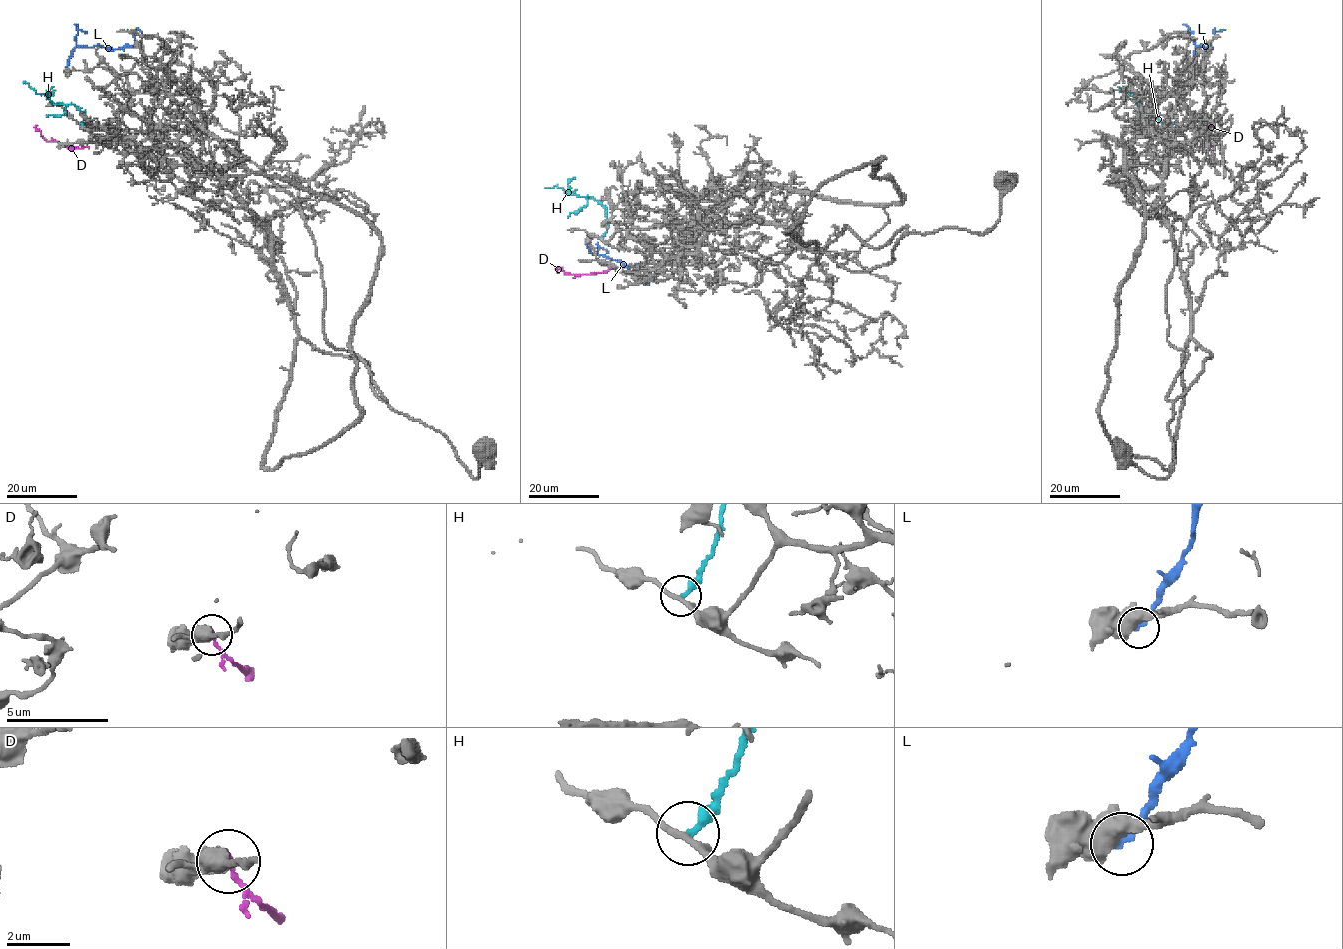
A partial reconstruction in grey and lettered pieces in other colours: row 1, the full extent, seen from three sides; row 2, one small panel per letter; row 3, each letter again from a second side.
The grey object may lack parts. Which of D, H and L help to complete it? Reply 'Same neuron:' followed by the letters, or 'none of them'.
Same neuron: none of them

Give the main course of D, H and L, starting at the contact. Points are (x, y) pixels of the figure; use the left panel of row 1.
D: (88, 142), (83, 148), (65, 147), (57, 142), (46, 141), (35, 127), (37, 125)
H: (79, 124), (85, 122), (84, 112), (75, 105), (53, 103), (45, 95), (38, 94), (22, 82)
L: (65, 72), (70, 53), (76, 47), (99, 45), (110, 49), (133, 46), (132, 31), (138, 29), (142, 33)

